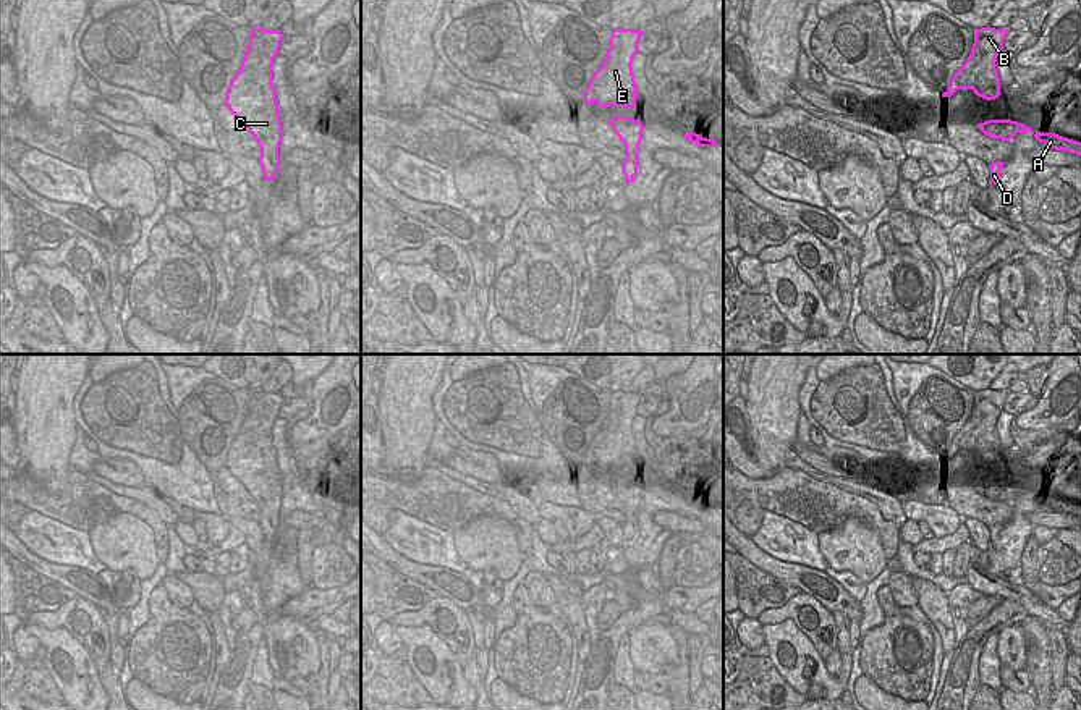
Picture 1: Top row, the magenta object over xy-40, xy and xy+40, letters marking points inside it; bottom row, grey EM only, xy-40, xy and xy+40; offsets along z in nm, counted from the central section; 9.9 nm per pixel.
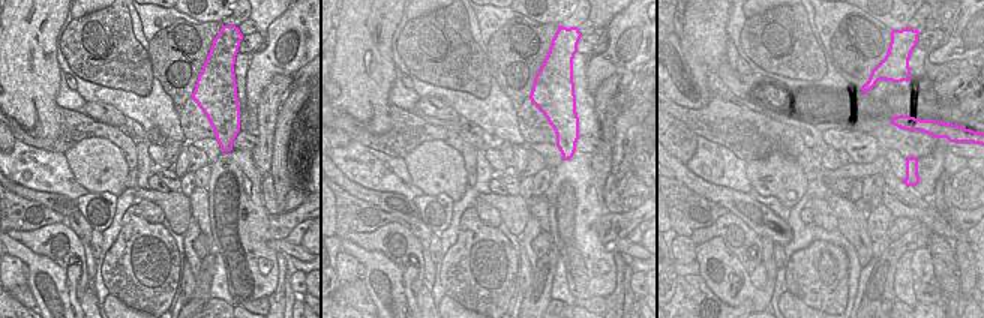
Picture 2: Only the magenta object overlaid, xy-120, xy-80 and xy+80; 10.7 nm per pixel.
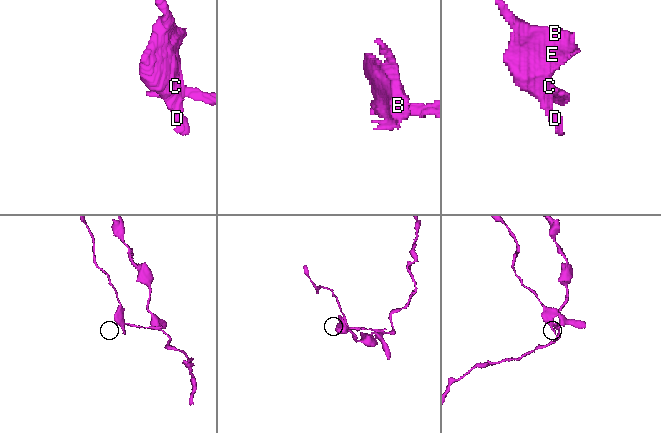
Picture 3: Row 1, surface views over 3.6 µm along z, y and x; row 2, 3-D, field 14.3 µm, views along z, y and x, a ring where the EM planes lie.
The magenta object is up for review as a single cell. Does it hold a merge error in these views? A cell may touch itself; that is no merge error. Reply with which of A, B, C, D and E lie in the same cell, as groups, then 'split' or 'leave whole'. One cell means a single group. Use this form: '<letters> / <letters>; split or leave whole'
A / B C D E; split

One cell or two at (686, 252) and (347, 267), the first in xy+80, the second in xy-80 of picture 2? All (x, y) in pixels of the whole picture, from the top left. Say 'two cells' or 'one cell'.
one cell

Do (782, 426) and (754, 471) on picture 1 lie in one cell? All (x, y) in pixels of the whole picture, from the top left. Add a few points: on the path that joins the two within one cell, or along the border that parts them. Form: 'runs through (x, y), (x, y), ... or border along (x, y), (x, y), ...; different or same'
border along (750, 426), (754, 458), (774, 473); different

